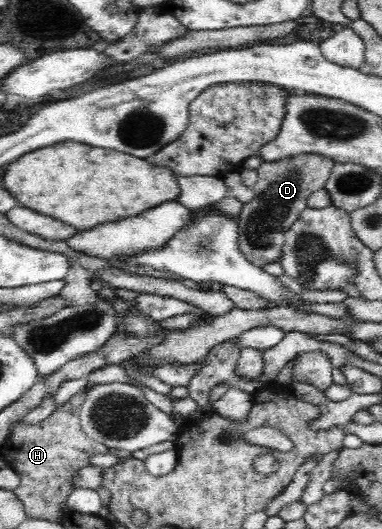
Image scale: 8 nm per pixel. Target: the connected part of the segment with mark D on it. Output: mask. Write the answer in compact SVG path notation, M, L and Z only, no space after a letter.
M297 154L275 162L261 163L257 168L259 180L252 188L255 195L243 205L238 216L238 247L241 254L257 267L277 262L285 244L285 232L288 232L300 214L308 207L308 198L313 192L325 188L329 180L334 160L320 154Z

